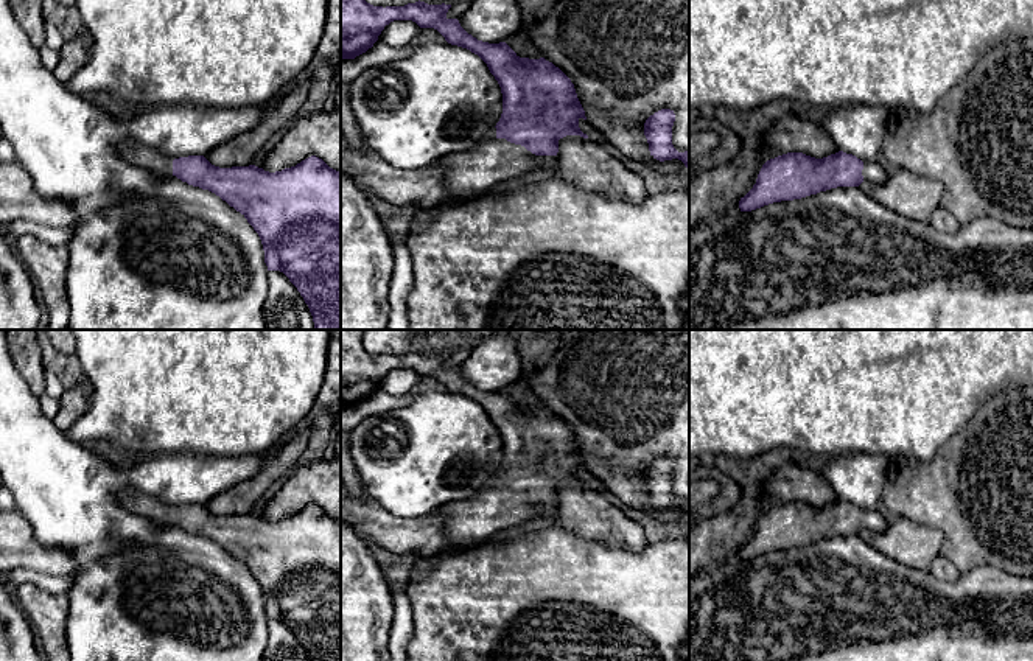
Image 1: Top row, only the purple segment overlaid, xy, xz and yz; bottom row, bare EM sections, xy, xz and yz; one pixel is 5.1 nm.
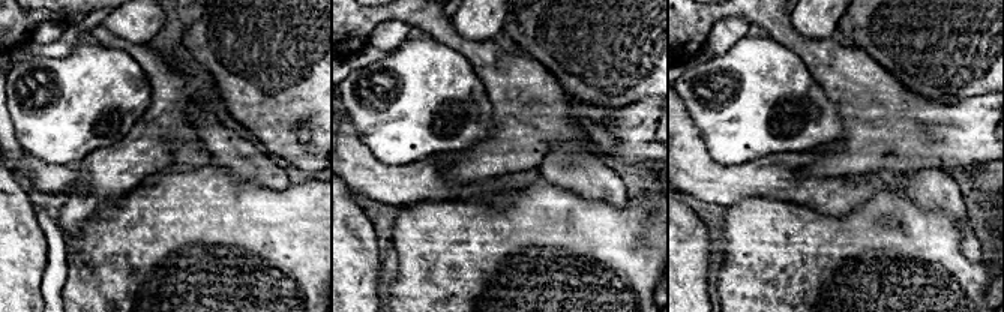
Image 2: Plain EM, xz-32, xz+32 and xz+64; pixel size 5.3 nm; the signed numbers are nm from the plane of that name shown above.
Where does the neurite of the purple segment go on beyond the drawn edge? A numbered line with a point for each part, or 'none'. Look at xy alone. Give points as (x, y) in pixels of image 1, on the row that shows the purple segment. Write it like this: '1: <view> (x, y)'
1: xy (136, 153)

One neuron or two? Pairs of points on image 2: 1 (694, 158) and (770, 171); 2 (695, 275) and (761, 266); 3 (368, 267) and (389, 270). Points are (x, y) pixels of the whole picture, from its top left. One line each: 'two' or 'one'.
1: one
2: two
3: two

